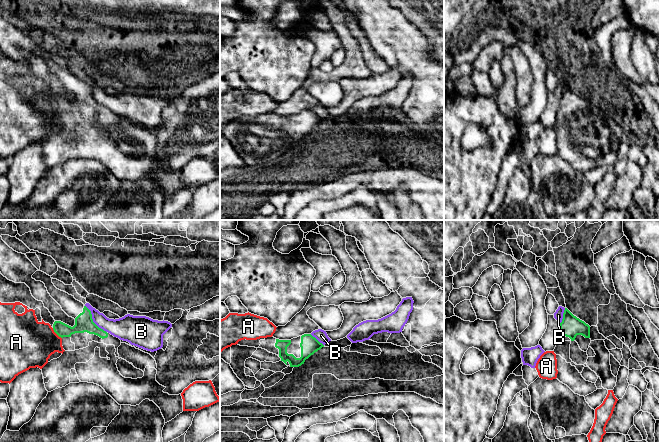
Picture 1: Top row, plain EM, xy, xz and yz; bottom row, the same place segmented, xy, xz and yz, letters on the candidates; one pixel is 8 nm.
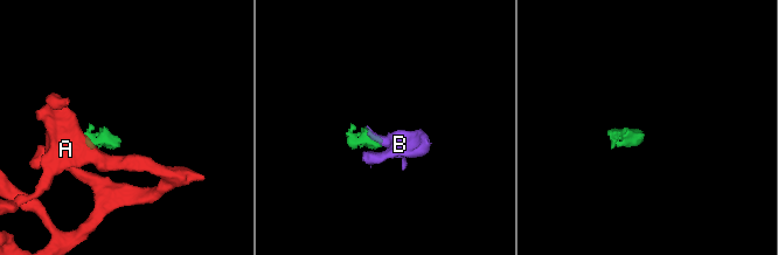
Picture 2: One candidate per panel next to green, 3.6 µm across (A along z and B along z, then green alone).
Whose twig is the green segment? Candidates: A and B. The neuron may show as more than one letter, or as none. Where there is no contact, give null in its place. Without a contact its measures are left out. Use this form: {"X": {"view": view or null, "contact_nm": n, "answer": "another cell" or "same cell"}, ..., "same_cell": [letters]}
{"A": {"view": "xy", "contact_nm": 120, "answer": "another cell"}, "B": {"view": "xy", "contact_nm": 280, "answer": "another cell"}, "same_cell": []}

